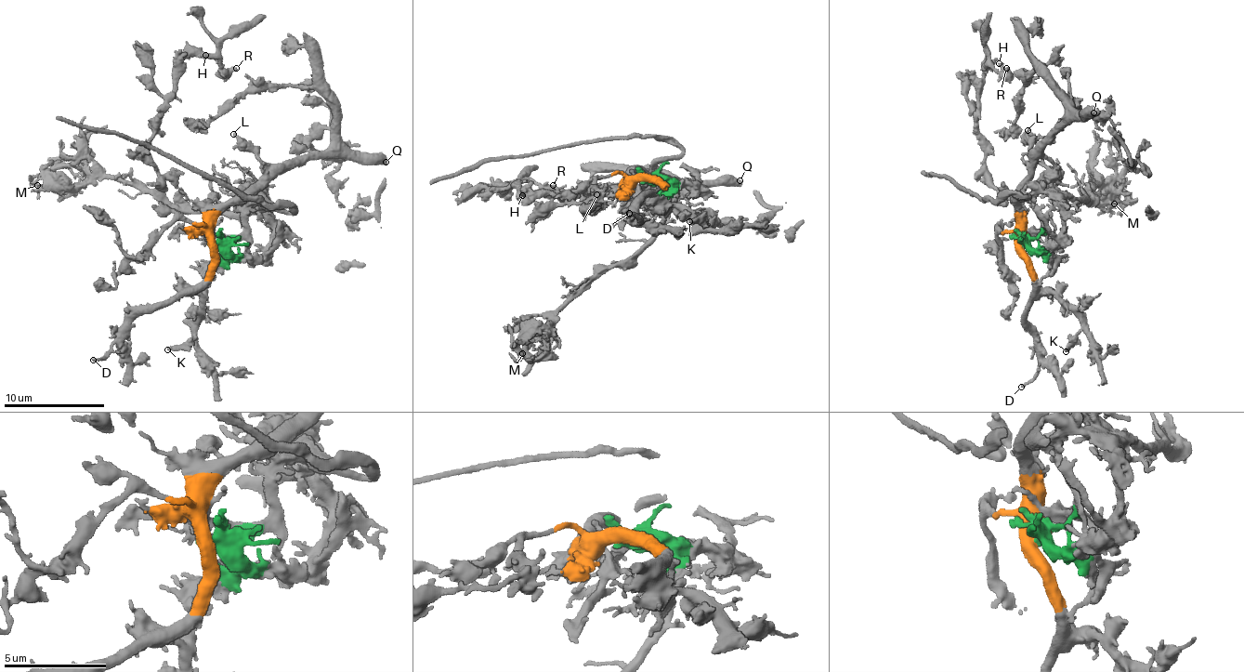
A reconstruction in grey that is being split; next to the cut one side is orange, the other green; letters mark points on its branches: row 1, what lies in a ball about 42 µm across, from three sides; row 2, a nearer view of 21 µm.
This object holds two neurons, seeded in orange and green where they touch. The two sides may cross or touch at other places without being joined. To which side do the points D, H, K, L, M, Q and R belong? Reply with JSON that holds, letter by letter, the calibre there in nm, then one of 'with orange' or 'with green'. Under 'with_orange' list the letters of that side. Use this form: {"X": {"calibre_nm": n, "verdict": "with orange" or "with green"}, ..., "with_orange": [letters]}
{"D": {"calibre_nm": 200, "verdict": "with orange"}, "H": {"calibre_nm": 120, "verdict": "with orange"}, "K": {"calibre_nm": 320, "verdict": "with orange"}, "L": {"calibre_nm": 240, "verdict": "with orange"}, "M": {"calibre_nm": 200, "verdict": "with green"}, "Q": {"calibre_nm": 600, "verdict": "with orange"}, "R": {"calibre_nm": 360, "verdict": "with orange"}, "with_orange": ["D", "H", "K", "L", "Q", "R"]}

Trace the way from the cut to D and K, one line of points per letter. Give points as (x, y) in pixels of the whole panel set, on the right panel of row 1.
D: (1023, 246), (1023, 258), (1034, 290), (1025, 310), (1034, 337), (1039, 366), (1020, 387)
K: (1023, 246), (1027, 270), (1039, 289), (1056, 296), (1080, 324), (1080, 332), (1066, 351)

